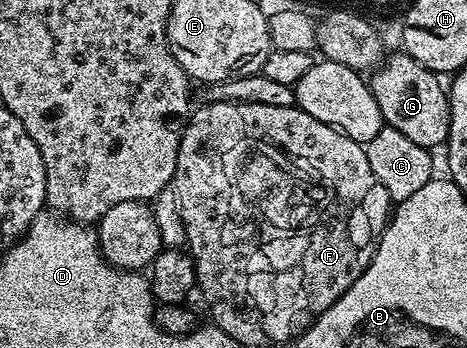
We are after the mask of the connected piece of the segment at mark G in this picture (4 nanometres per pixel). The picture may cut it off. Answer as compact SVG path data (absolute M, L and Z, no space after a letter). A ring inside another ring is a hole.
M403 53L389 54L370 75L374 101L378 101L378 109L382 109L385 124L410 137L414 145L429 149L443 148L450 133L450 105L448 91L445 84L444 87L440 84L440 79L437 72L426 69L414 61L414 57Z

